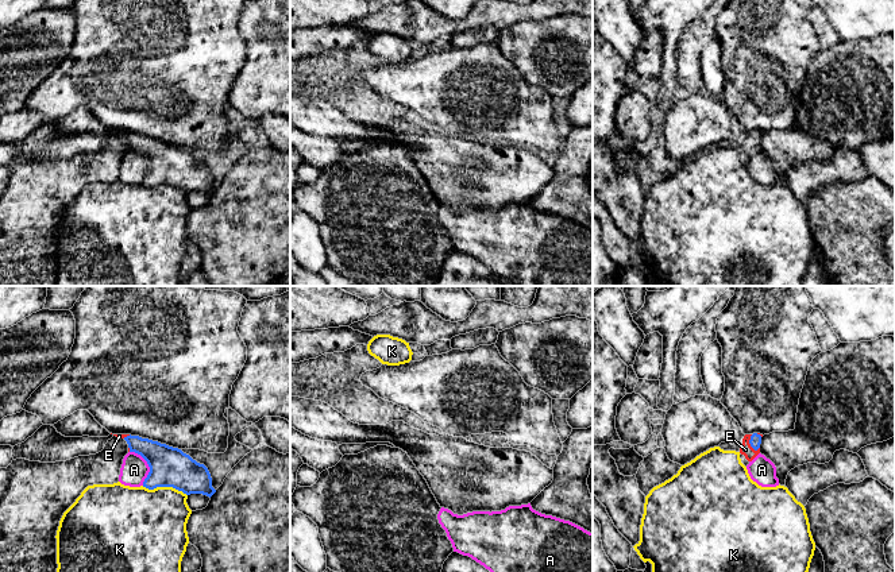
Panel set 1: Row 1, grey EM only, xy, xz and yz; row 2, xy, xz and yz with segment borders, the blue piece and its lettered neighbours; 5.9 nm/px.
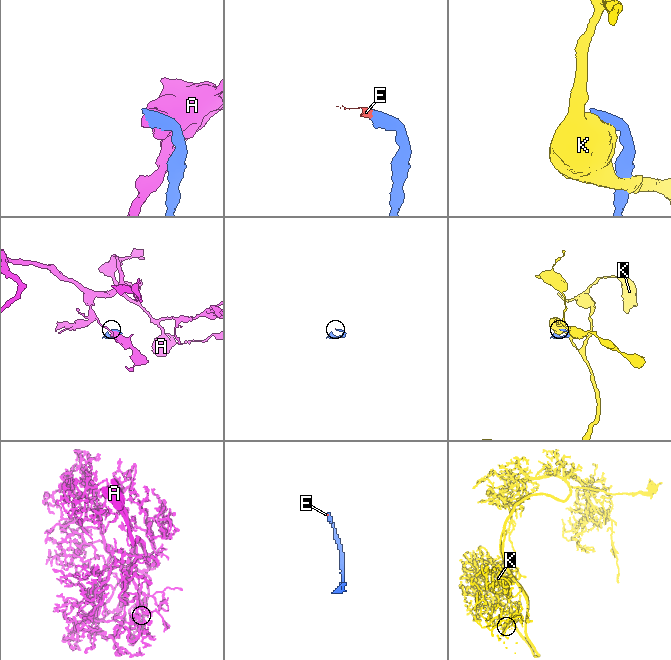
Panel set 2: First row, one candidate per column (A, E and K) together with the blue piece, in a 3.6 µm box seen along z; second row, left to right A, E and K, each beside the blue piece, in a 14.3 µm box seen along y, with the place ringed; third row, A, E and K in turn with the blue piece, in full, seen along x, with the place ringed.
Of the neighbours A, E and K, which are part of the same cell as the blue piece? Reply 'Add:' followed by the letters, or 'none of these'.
Add: E

